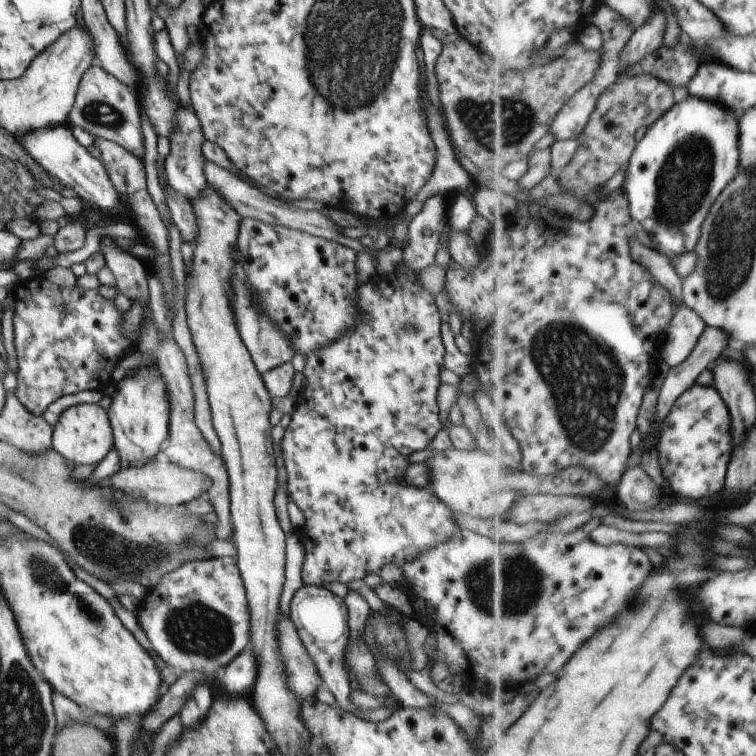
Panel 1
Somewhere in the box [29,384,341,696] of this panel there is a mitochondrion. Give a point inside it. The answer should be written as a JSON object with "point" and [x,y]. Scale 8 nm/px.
{"point":[100,546]}

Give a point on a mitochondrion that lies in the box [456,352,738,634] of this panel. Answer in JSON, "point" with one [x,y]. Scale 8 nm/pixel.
{"point":[511,587]}

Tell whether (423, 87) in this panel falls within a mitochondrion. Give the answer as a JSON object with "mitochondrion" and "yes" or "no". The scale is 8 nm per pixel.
{"mitochondrion":"no"}

